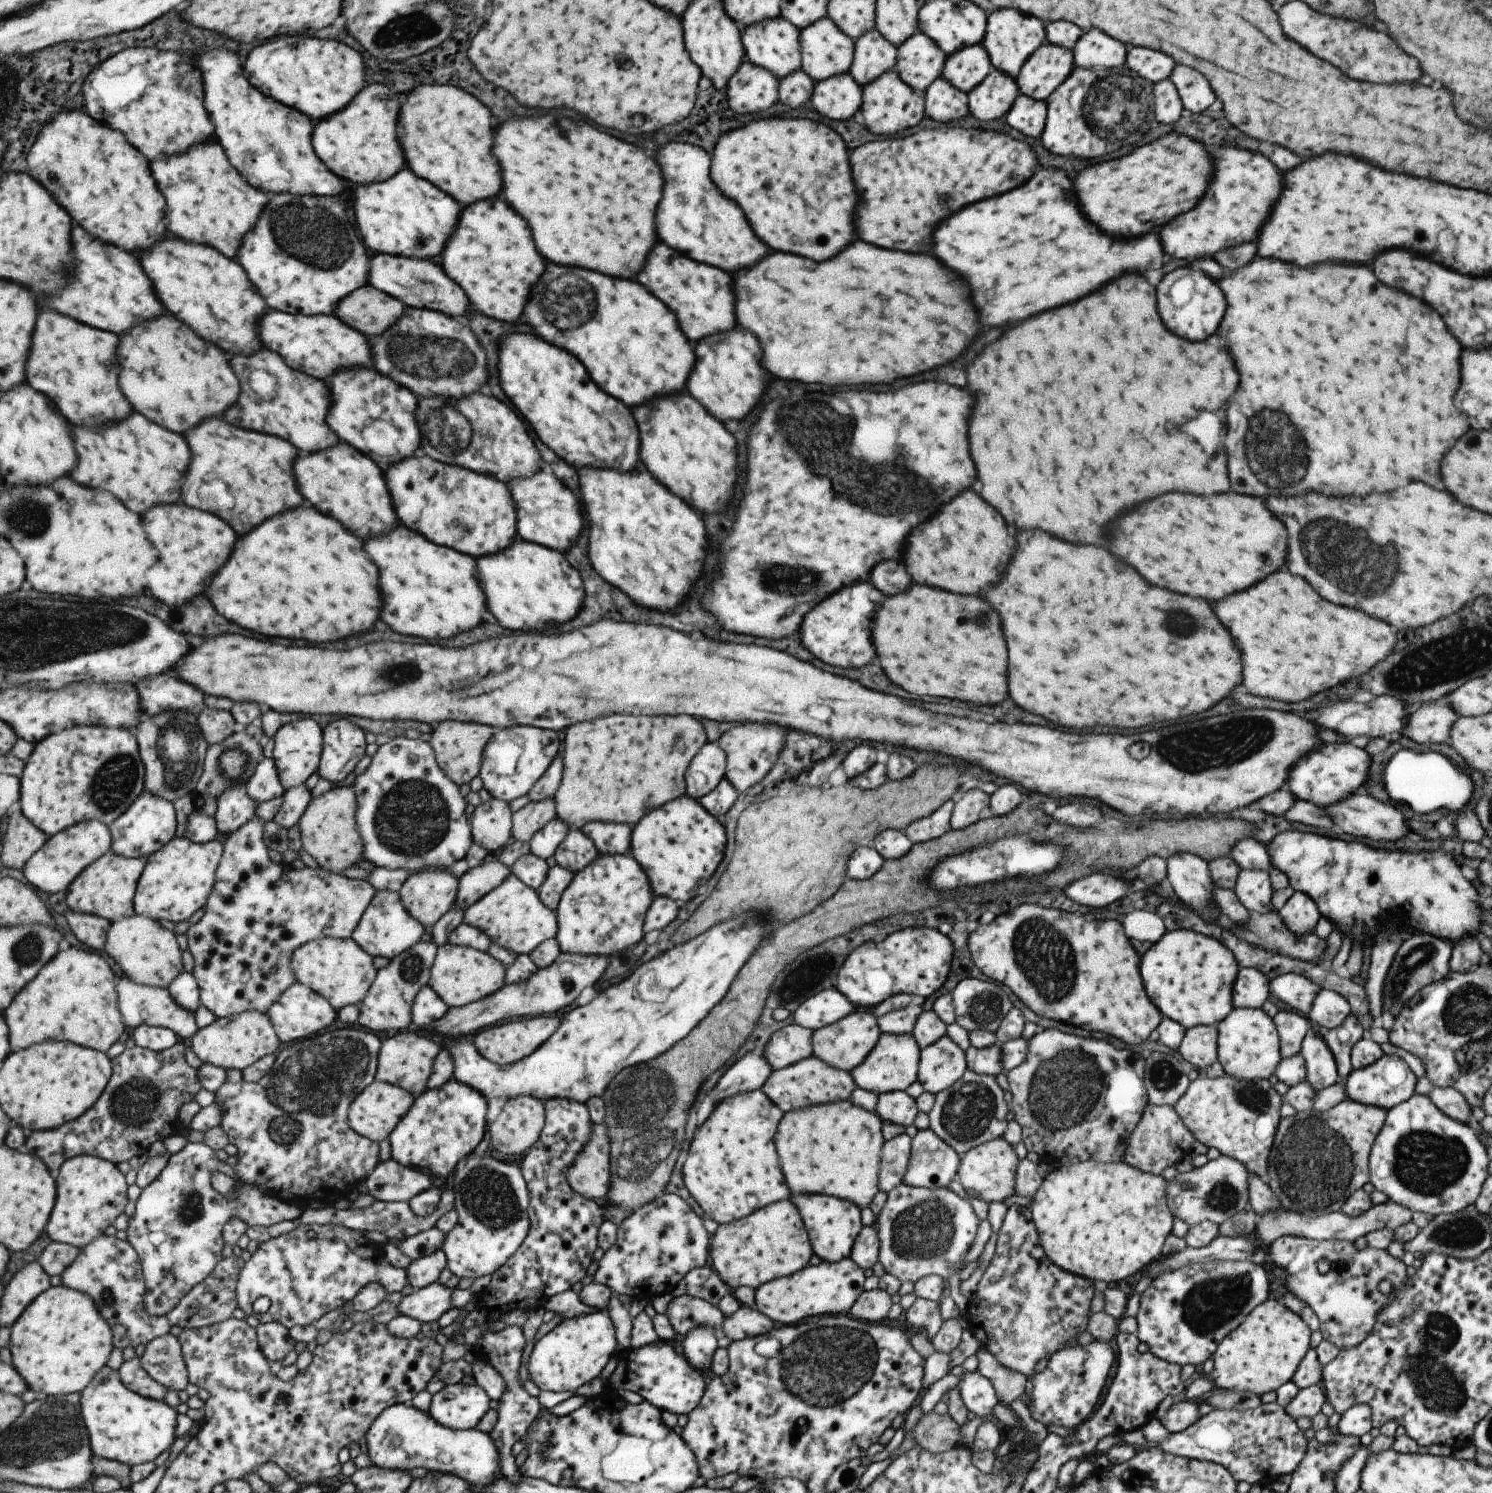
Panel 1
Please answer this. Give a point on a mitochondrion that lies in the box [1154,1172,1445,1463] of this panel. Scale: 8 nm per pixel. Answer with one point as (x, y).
(1215, 1302)

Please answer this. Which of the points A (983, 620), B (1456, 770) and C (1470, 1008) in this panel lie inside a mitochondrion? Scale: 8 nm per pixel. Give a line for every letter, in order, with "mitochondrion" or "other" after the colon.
A: mitochondrion
B: other
C: mitochondrion

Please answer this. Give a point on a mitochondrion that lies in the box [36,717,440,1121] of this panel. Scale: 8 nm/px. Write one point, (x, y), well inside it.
(114, 782)

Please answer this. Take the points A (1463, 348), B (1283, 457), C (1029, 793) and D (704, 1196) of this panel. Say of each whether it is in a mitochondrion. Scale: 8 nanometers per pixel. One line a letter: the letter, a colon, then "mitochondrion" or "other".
A: other
B: mitochondrion
C: other
D: other

